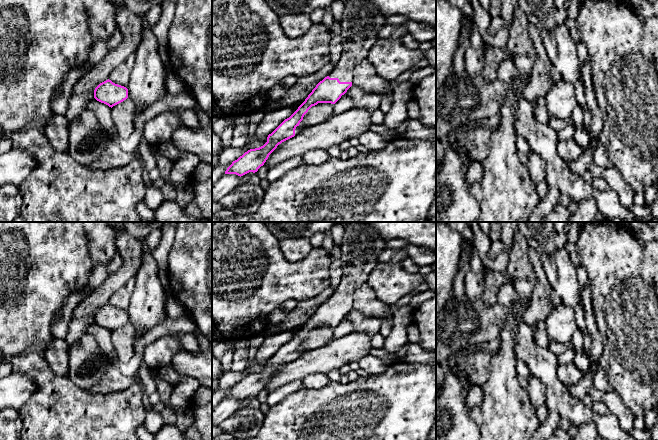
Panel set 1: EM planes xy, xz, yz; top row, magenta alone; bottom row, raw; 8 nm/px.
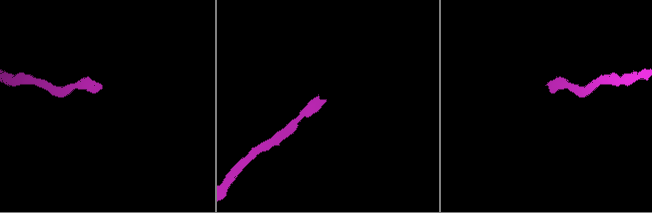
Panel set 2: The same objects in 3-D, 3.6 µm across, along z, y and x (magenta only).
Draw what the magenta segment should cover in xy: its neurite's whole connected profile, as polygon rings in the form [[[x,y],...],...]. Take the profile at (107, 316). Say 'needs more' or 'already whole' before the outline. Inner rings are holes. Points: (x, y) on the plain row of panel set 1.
already whole | [[[108,303],[95,312],[94,322],[112,332],[128,322],[128,313]]]

